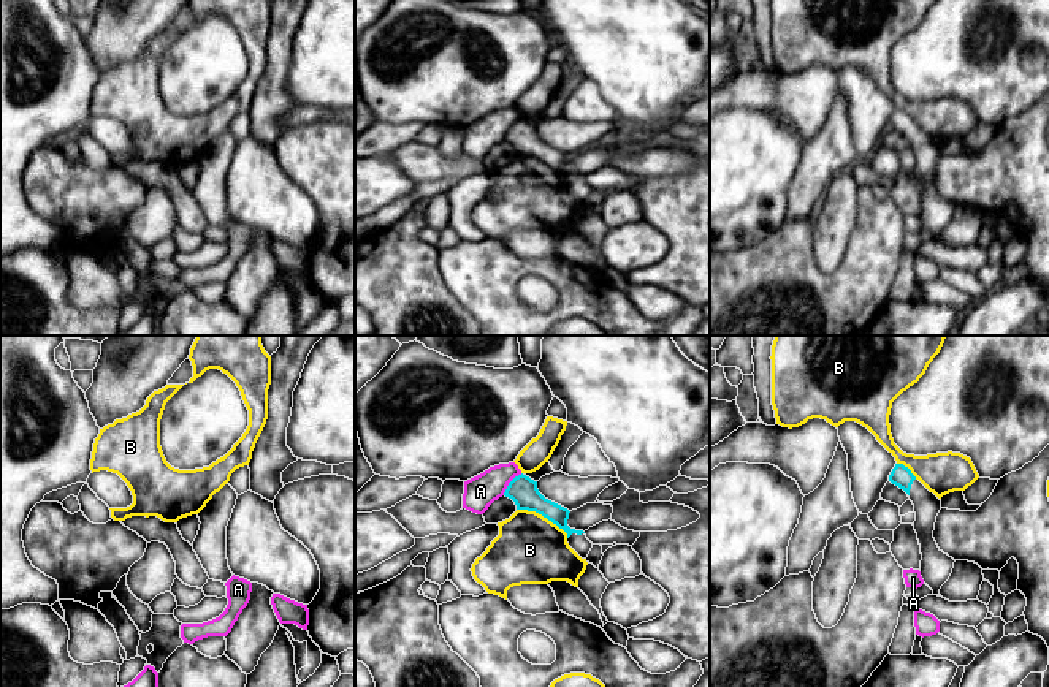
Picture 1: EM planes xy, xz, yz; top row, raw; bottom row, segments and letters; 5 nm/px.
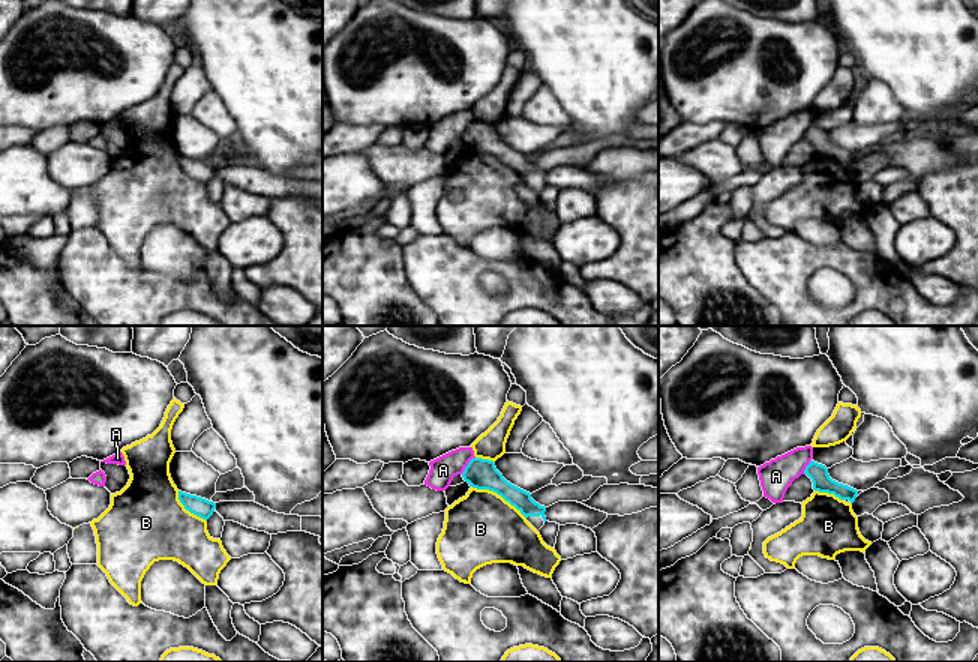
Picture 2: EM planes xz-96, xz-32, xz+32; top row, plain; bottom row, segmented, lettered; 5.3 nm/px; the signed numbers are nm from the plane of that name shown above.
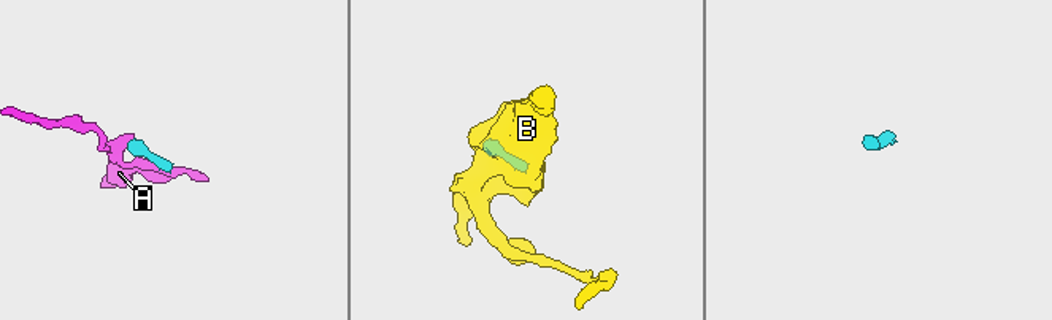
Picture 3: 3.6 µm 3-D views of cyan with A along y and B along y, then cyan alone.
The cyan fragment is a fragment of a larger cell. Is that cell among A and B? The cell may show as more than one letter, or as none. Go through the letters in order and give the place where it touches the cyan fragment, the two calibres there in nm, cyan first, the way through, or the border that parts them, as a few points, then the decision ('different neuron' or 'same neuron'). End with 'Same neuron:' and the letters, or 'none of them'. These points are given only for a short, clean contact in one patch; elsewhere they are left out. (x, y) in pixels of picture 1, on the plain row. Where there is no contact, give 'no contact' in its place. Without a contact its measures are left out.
A: xz (509, 129) | 150/160 nm | along xz (522, 119), (509, 129), (503, 140) | different neuron
B: xz (544, 162) | 150/360 nm | different neuron
Same neuron: none of them

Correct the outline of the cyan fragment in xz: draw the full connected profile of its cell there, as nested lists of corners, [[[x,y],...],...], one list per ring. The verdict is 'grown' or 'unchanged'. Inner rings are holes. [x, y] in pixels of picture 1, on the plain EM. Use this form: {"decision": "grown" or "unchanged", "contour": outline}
{"decision": "grown", "contour": [[[526,120],[515,122],[505,138],[505,142],[512,144],[517,150],[517,155],[536,157],[556,169],[567,179],[569,192],[582,203],[586,204],[593,188],[586,184],[583,176],[575,176],[567,171],[569,155],[545,144],[539,135],[537,127],[531,125]]]}

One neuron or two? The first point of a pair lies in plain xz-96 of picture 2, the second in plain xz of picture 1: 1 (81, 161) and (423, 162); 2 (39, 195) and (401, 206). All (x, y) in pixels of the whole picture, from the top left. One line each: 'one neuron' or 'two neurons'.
1: one neuron
2: two neurons

